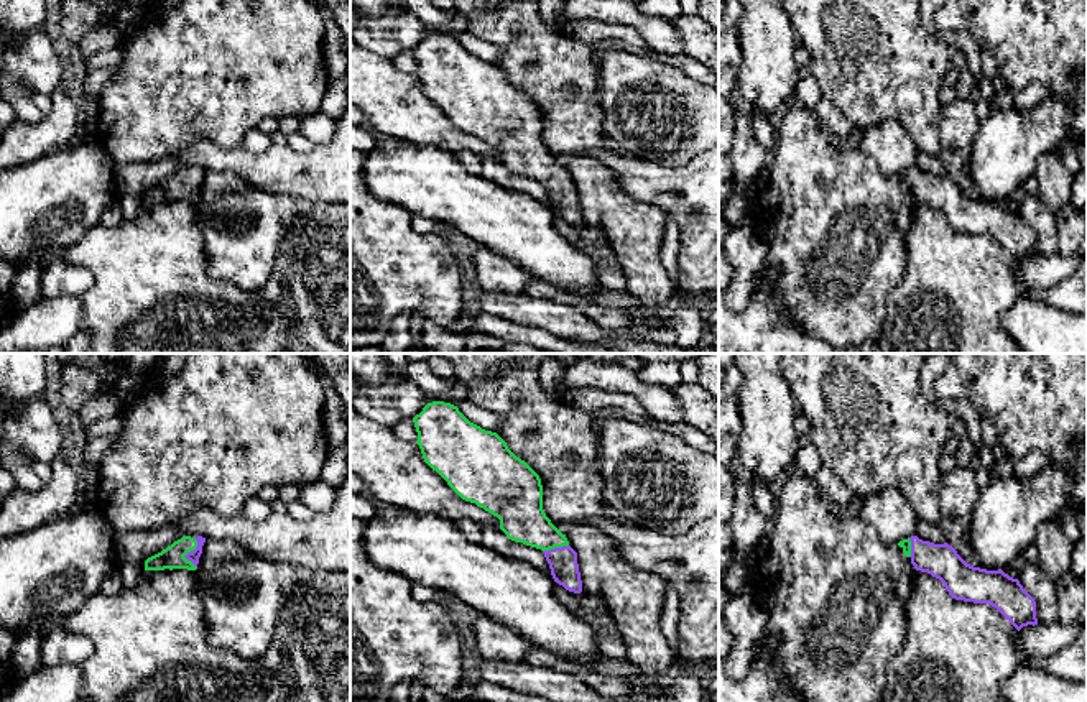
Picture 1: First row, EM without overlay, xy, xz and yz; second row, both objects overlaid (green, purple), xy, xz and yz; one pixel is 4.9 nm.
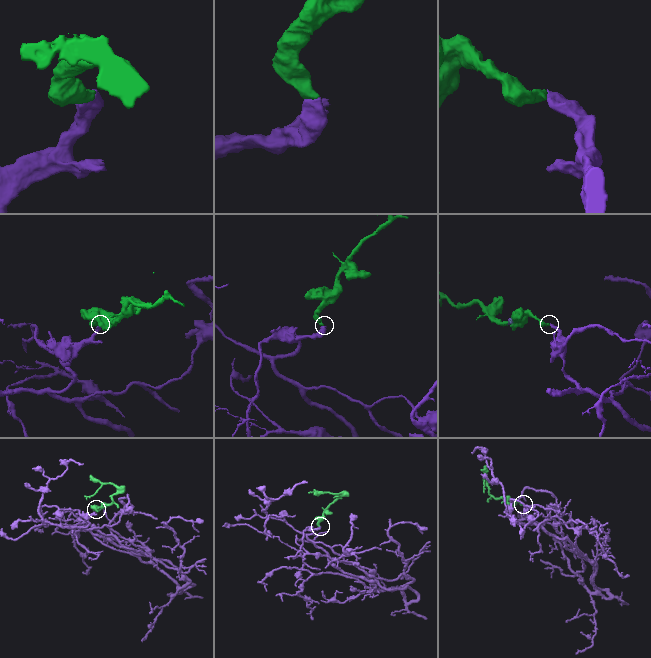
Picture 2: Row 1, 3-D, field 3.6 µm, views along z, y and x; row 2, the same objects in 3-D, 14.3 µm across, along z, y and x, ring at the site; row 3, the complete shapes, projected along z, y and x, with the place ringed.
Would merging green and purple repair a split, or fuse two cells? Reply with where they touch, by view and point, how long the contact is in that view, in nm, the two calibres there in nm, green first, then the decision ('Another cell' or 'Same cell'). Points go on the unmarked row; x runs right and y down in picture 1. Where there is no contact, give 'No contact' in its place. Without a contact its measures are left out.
Touches green at xy (188, 183). Shared border 140 nm. Thickness 110 nm (green) against 60 nm. Same cell

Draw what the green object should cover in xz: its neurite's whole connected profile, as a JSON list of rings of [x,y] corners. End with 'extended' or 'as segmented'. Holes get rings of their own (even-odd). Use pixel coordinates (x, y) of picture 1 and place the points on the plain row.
[[[444,33],[428,35],[413,49],[424,94],[465,133],[475,135],[500,151],[500,161],[508,171],[541,181],[554,214],[566,222],[581,225],[582,212],[577,184],[543,141],[543,117],[539,107],[506,74],[492,62],[470,54],[457,38]]] | extended

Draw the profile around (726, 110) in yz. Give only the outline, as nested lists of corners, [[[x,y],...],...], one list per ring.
[[[719,97],[719,155],[730,153],[733,128],[735,128],[735,110],[729,99]]]

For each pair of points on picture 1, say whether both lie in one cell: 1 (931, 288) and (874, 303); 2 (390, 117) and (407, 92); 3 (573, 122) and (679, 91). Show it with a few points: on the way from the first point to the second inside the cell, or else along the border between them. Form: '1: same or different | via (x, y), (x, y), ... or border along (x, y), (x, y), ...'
1: different | border along (906, 265), (877, 336)
2: same | via (395, 110), (395, 104), (400, 99)
3: different | border along (599, 76), (601, 129), (607, 137)

